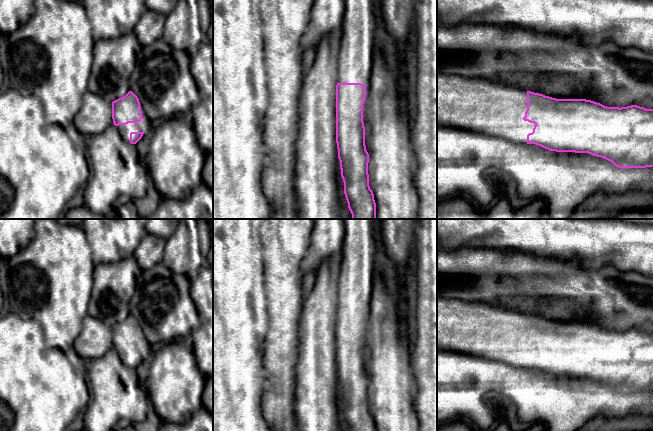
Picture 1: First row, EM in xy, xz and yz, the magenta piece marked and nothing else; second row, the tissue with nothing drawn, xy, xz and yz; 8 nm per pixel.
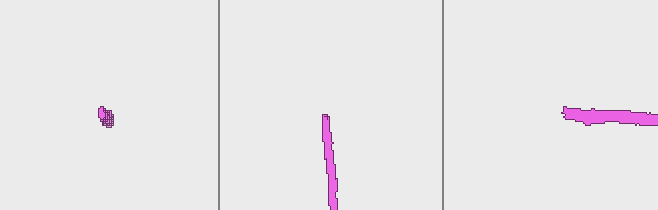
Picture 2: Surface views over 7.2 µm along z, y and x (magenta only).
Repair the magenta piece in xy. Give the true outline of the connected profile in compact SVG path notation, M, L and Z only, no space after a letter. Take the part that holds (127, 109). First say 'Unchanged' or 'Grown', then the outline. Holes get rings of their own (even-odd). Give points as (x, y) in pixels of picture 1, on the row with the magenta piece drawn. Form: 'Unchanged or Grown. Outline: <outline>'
Grown. Outline: M132 91L112 102L113 124L126 142L136 144L142 138L145 132L142 118L139 99Z

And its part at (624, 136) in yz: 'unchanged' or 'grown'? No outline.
grown

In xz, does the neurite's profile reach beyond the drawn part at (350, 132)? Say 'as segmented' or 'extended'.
extended

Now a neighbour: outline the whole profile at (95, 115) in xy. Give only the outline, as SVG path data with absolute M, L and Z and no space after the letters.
M87 91L82 107L74 117L76 128L86 135L97 135L112 125L112 103Z

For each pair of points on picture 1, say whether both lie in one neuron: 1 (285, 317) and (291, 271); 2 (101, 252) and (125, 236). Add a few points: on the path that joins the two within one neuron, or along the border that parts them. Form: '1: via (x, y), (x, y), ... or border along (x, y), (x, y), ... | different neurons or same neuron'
1: via (285, 306), (285, 282) | same neuron
2: via (107, 246), (119, 236) | same neuron

